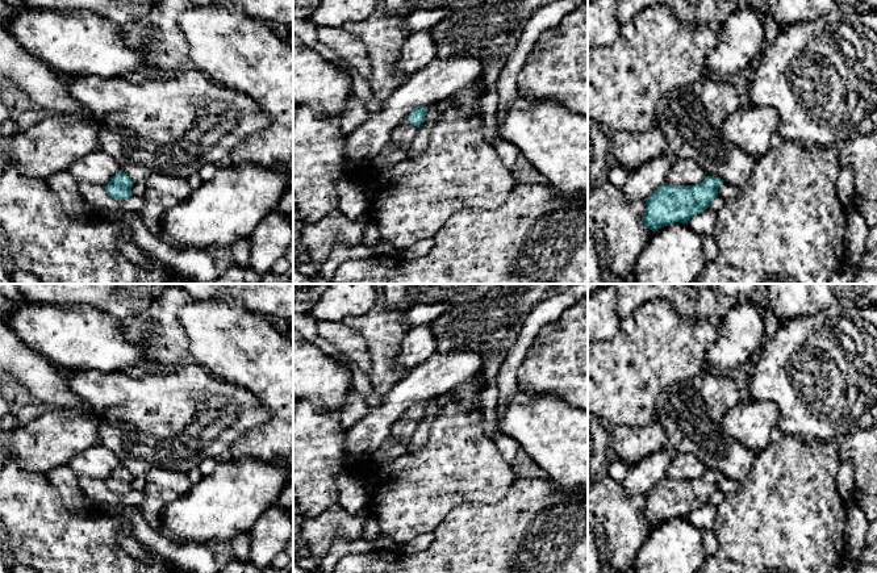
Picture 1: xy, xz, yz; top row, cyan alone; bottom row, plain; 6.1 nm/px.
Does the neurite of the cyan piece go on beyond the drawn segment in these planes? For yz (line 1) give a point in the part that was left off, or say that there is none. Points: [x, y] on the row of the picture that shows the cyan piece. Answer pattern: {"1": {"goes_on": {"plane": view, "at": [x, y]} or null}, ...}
{"1": {"goes_on": null}}

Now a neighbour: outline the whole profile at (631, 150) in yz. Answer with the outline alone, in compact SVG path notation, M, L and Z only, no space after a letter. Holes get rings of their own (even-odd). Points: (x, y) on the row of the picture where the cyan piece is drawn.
M655 124L644 133L617 131L611 138L611 150L618 164L632 172L661 156L667 151L667 141Z

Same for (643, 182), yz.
M665 151L661 156L630 172L626 183L621 188L625 198L628 201L643 201L650 197L651 193L665 183L673 160L675 156Z

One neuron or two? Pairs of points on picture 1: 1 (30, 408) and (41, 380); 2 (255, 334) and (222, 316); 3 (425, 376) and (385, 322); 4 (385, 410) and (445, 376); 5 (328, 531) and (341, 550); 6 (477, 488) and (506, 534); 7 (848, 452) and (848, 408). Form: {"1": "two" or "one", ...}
{"1": "two", "2": "one", "3": "two", "4": "one", "5": "two", "6": "two", "7": "two"}

